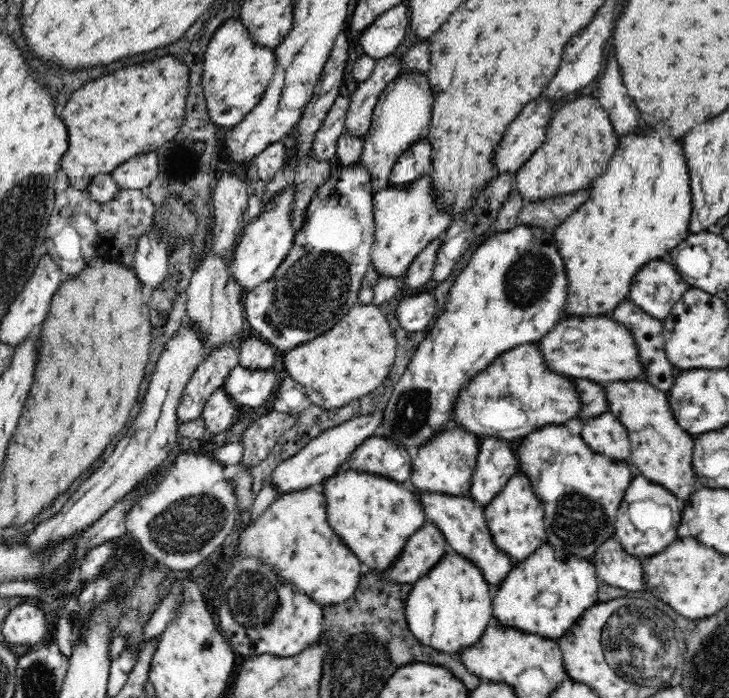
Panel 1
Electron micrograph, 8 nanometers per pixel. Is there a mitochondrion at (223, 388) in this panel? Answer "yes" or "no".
no

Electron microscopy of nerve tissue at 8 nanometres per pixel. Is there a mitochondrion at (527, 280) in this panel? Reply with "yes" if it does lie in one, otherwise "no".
yes

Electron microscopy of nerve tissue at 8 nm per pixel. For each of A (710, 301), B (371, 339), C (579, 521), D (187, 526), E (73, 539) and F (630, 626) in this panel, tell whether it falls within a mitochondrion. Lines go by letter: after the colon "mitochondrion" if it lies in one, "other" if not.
A: other
B: other
C: mitochondrion
D: mitochondrion
E: other
F: mitochondrion

